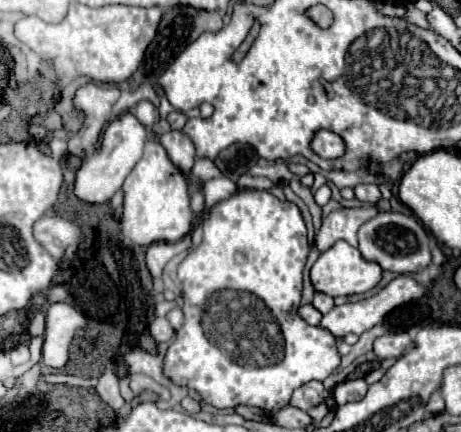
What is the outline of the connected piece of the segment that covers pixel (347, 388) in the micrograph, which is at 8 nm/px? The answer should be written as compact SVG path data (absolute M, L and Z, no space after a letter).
M359 378L359 380L347 380L347 382L337 384L333 394L335 394L337 406L343 406L347 402L361 400L365 396L365 390L367 390L367 382L363 378Z

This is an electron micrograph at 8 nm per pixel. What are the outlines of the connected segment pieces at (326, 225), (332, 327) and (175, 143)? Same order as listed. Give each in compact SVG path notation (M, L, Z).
M339 208L323 218L323 224L315 236L319 252L329 250L337 240L345 240L357 246L357 230L361 224L377 216L375 208Z
M397 276L397 278L391 280L385 288L381 288L375 296L365 298L365 300L359 300L359 302L355 302L355 304L335 306L331 312L323 314L323 318L321 318L321 322L319 322L319 328L329 330L335 338L343 338L343 336L347 336L347 334L351 334L351 332L359 336L359 334L363 334L365 330L377 326L377 324L385 318L387 312L391 312L393 308L397 308L397 306L401 306L401 304L407 304L407 302L411 302L411 300L421 298L425 292L427 292L427 288L421 286L421 284L417 284L411 276Z
M177 130L163 134L159 140L165 146L165 150L169 152L169 158L181 168L181 172L189 174L193 168L193 162L195 162L195 148L193 148L191 140Z

